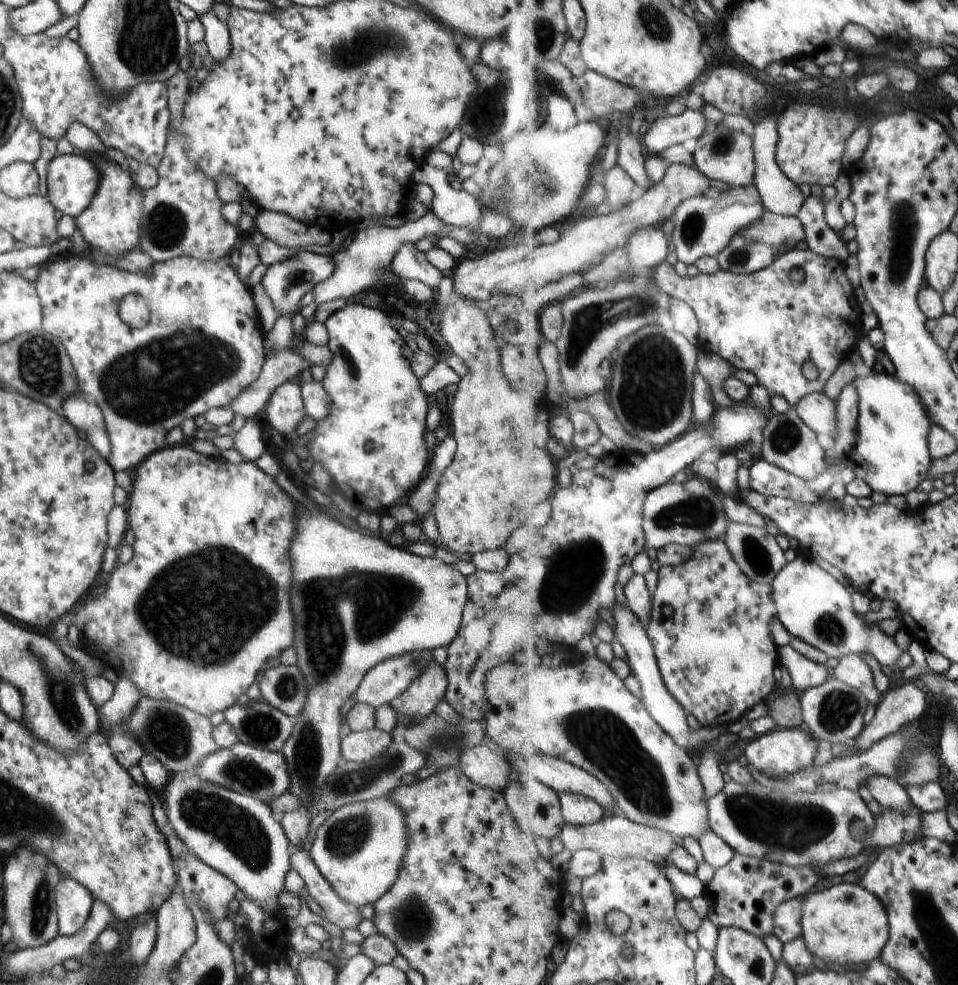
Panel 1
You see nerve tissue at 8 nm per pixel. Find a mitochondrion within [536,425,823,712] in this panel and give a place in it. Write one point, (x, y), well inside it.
(699, 513)

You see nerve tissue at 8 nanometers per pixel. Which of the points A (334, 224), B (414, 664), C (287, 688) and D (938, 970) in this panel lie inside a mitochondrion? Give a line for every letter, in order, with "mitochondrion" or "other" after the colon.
A: other
B: mitochondrion
C: mitochondrion
D: mitochondrion

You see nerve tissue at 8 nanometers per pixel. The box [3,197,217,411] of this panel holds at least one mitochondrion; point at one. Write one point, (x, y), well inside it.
(38, 364)

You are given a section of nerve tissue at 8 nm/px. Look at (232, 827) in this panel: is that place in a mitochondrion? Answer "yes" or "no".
yes

